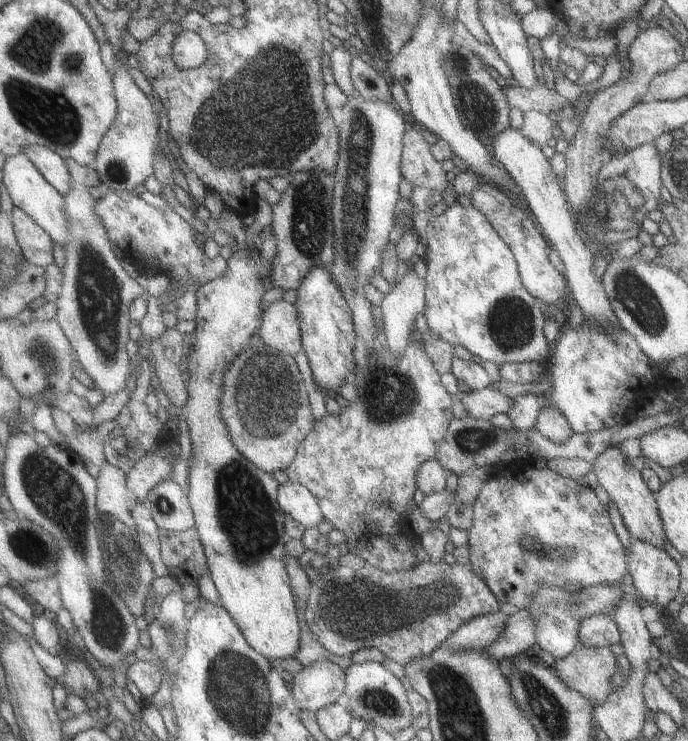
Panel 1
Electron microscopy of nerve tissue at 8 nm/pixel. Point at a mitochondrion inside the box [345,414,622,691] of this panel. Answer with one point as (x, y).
(566, 550)

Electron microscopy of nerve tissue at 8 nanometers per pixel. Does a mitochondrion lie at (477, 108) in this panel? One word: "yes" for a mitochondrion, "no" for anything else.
yes

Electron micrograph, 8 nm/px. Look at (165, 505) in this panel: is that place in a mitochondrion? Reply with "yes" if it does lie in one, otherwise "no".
yes

